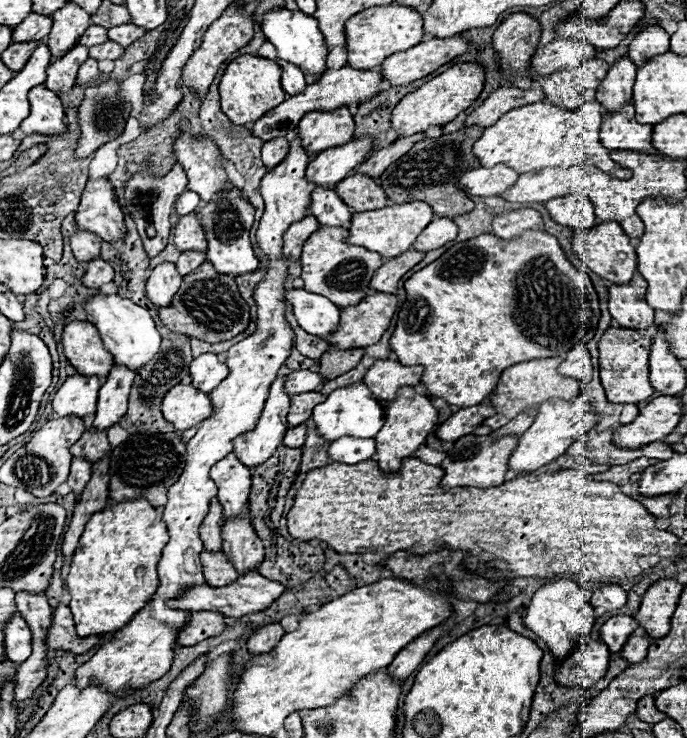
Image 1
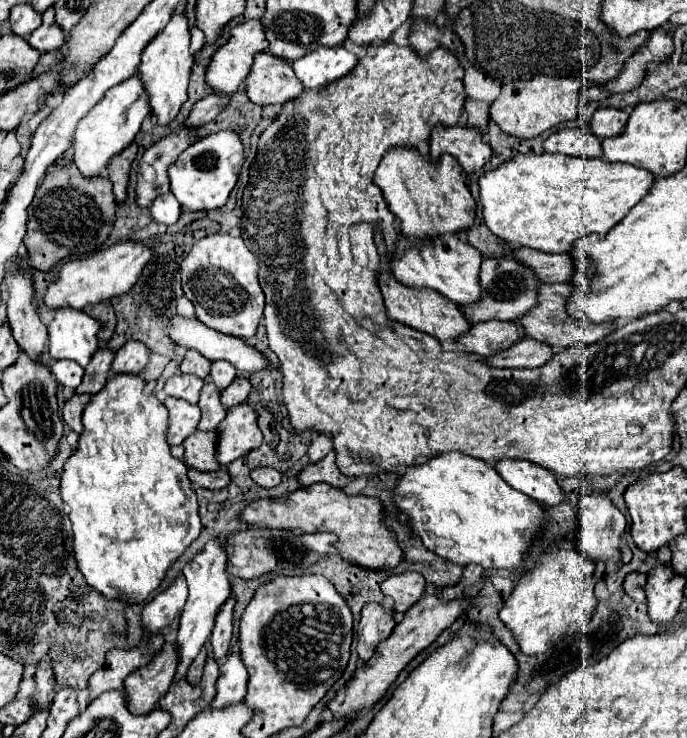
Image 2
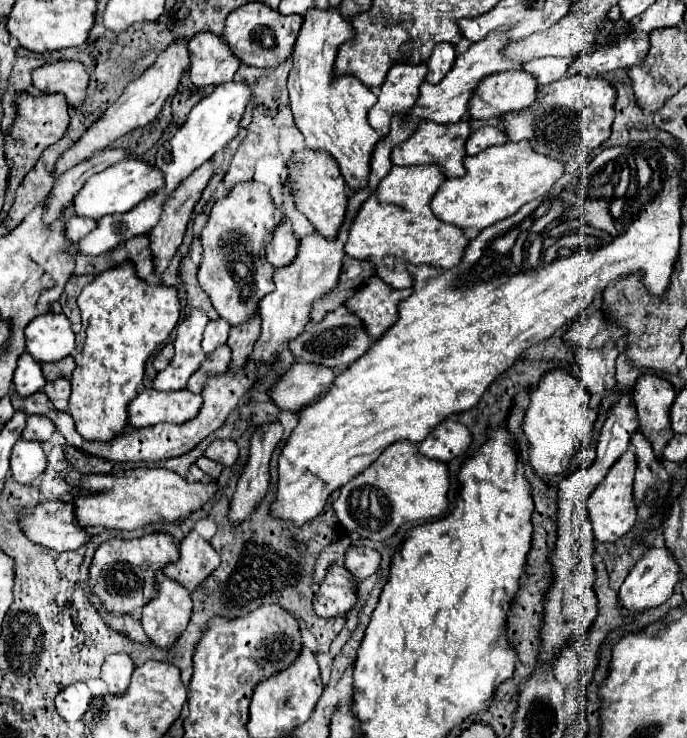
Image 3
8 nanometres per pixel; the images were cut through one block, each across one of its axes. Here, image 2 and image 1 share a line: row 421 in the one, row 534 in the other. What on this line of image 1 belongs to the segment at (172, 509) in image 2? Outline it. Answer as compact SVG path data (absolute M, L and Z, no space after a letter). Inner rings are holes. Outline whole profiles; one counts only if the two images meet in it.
M142 498L110 506L88 520L66 576L72 594L68 606L80 638L120 630L150 600L158 588L156 564L166 540L162 514Z

